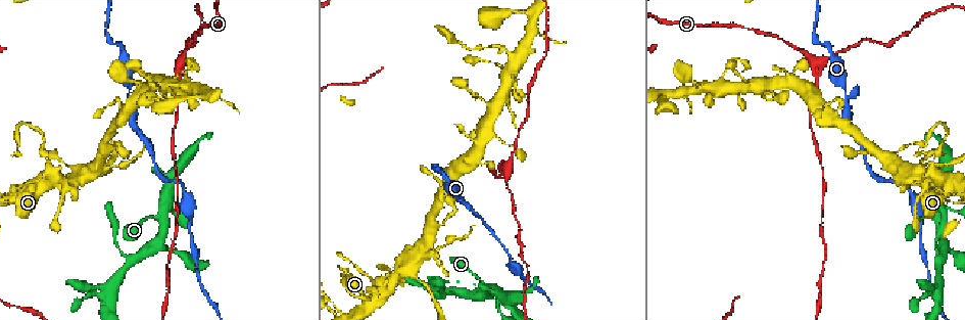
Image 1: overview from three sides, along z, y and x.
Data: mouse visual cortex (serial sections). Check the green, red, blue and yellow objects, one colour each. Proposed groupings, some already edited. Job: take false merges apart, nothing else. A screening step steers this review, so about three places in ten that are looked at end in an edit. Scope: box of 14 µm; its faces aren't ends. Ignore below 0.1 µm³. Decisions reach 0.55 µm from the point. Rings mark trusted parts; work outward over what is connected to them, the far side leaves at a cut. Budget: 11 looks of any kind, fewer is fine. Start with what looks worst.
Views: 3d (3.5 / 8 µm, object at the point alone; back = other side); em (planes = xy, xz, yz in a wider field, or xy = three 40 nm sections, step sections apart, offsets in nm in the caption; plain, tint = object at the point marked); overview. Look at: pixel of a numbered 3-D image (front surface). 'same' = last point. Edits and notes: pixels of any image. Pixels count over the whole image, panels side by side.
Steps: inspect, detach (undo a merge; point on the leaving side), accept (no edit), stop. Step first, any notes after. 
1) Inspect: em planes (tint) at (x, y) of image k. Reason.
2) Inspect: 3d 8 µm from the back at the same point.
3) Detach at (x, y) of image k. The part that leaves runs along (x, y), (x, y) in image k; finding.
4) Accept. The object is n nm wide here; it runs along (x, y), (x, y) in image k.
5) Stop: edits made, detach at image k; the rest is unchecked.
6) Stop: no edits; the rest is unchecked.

Inspect: 3d 8 µm at (49, 162) of image 1. Thick turns thin.

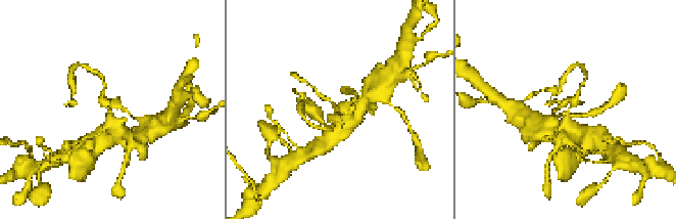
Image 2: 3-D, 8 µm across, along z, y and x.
Inspect: 3d 3.5 µm at (337, 112) of image 2.

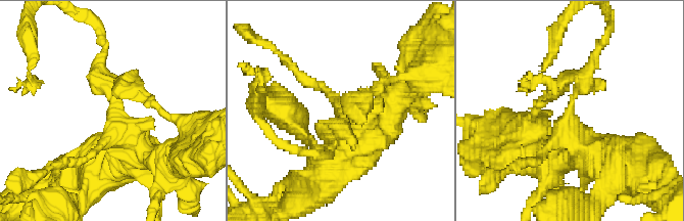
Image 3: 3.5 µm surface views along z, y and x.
Inspect: em planes (tint) at (569, 112) of image 3. Need the tissue.

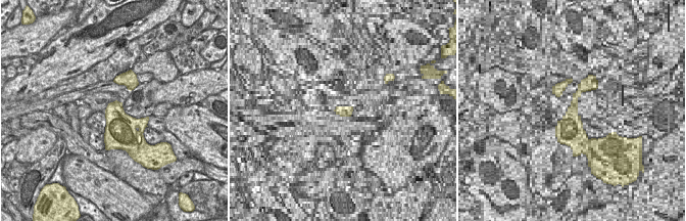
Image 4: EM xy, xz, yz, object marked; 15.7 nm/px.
Detach at (589, 79) of image 3. The object is 440 nm wide here; the part that leaves runs along (574, 97), (611, 28) in image 3; two cells meet here.

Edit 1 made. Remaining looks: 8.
Inspect: 3d 3.5 µm at (935, 217) of image 1. Sharp bend.

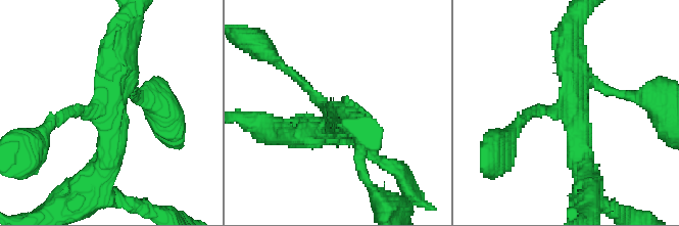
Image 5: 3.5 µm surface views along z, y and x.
Inspect: em xy step 5 (tint) at (572, 110) of image 5. 4 arms meet here; the arms are 150, 250, 400, 400 nm wide; need the tissue.

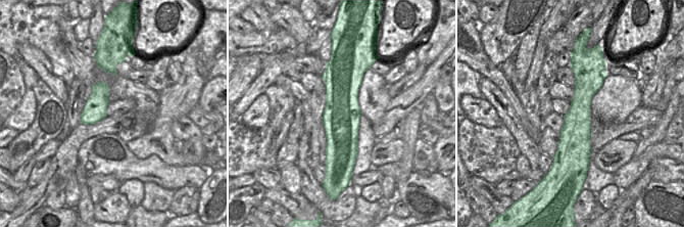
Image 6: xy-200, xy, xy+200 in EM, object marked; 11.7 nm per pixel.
Accept. It runs along (523, 121), (570, 110), (585, 174) in image 5; all the same cell.

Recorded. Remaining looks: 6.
Inspect: 3d 8 µm from the back at (835, 53) of image 1. Sudden change in width.

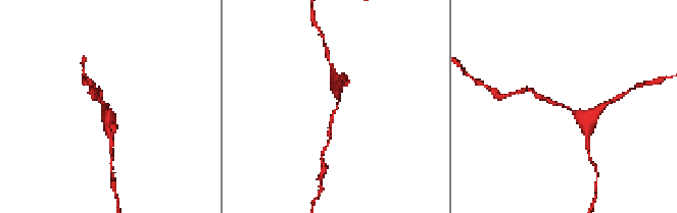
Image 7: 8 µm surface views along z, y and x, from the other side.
Inspect: 3d 3.5 µm at (566, 106) of image 7.

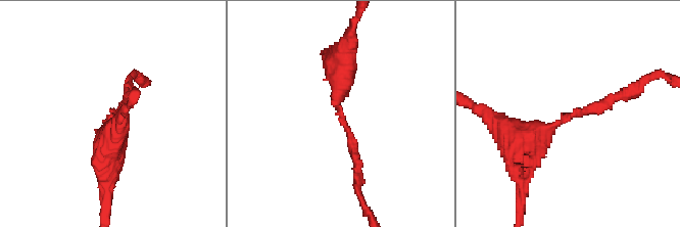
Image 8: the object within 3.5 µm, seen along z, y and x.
Inspect: em xy step 1 (tint) at (338, 113) of image 8. The arms are 150, 400 nm wide; shape alone is not enough.

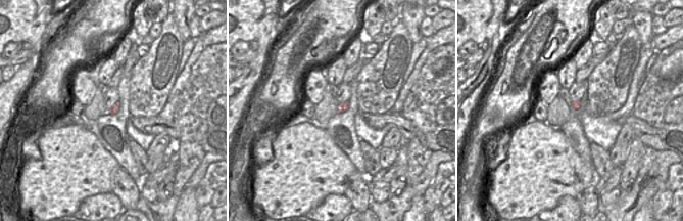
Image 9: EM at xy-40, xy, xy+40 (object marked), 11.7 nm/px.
Accept. It runs along (512, 134), (520, 140), (624, 96) in image 8; continuous, no second cell.

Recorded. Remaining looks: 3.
Inspect: 3d 3.5 µm at (338, 311) of image 1.

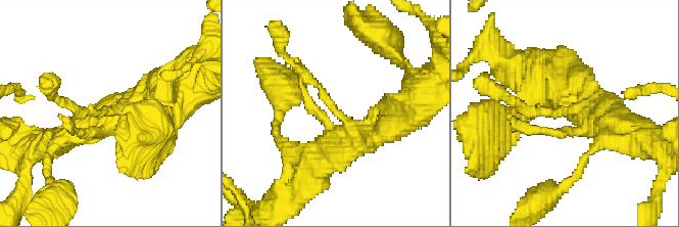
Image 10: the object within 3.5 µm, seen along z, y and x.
Inspect: em xy step 5 (tint) at (104, 111) of image 10.

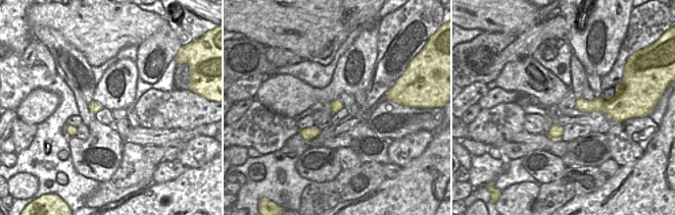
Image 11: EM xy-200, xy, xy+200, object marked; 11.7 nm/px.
Accept. It runs along (391, 116), (356, 131), (293, 63) in image 10; one cell here.

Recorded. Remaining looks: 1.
Stop: edits made, detach at image 3; the rest is unchecked.

